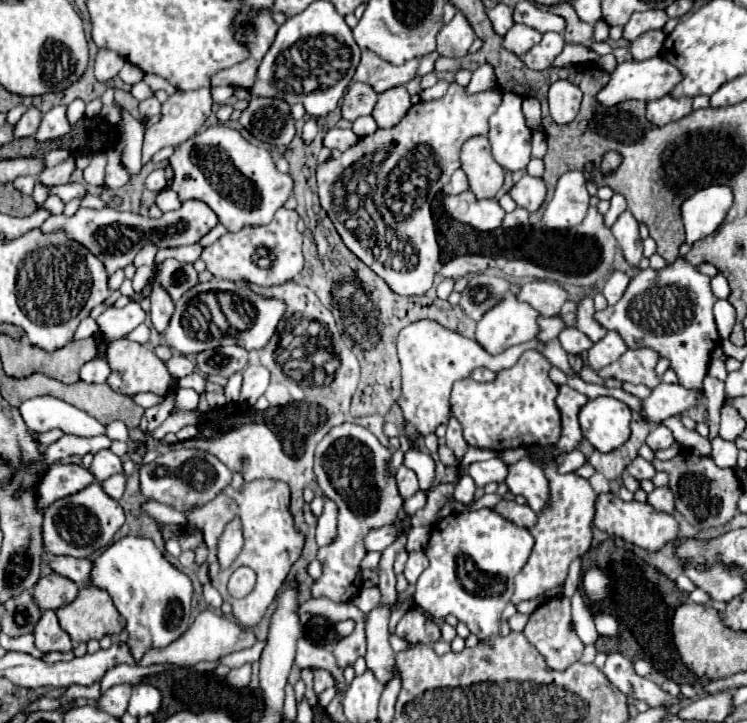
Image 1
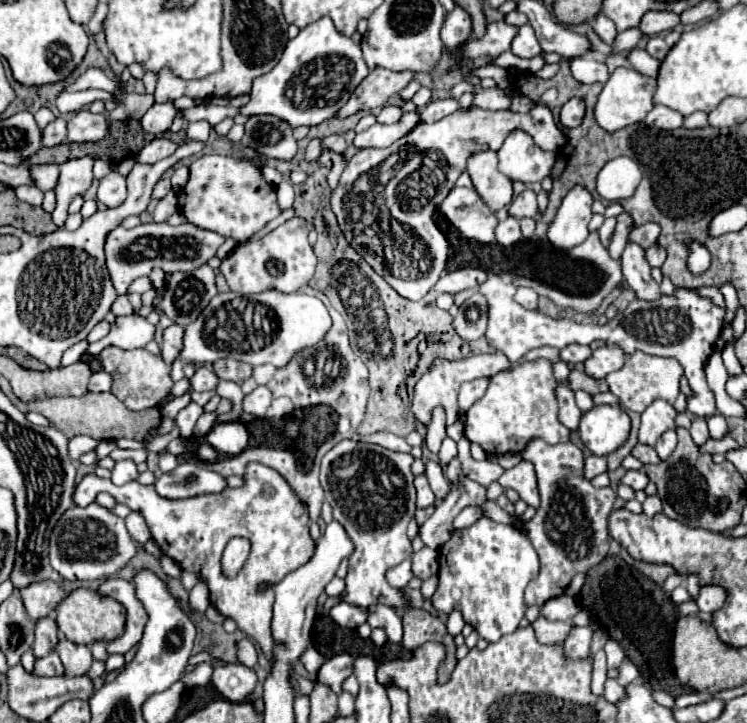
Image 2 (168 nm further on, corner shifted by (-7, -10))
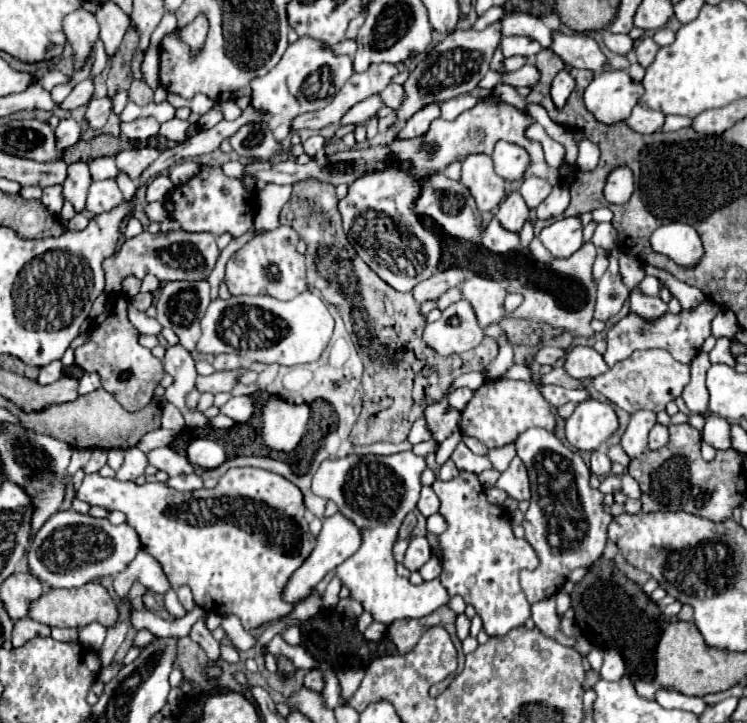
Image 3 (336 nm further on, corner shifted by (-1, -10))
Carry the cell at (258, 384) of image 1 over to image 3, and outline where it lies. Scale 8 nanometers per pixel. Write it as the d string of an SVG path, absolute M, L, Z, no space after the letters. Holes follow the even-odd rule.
M237 396L237 398L231 398L225 406L219 408L221 414L233 418L235 422L247 422L251 416L253 416L253 400L251 396Z

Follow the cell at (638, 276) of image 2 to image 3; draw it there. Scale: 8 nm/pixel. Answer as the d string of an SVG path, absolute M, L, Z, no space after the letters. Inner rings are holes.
M635 286L629 294L629 304L631 310L647 320L655 320L659 316L663 316L667 312L667 304L659 298L659 296L647 296L639 290L639 286Z

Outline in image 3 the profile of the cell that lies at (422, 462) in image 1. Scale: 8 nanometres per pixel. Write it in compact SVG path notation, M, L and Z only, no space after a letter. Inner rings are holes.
M461 472L449 482L437 478L433 490L441 502L439 512L449 524L439 536L443 562L443 572L439 576L441 584L449 596L459 594L465 604L475 608L477 616L483 620L483 630L489 636L505 636L511 628L523 626L531 616L531 604L519 586L519 572L537 568L539 560L535 550L527 540L513 536L507 510L487 502L475 474Z

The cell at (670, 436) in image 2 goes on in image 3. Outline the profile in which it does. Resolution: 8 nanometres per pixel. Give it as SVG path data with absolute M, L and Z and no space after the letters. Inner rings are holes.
M655 424L653 430L649 432L649 450L659 450L661 446L667 446L667 442L669 442L667 426Z

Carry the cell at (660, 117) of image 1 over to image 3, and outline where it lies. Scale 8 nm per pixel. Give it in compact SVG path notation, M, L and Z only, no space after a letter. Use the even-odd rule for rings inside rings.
M637 104L637 106L633 108L633 114L631 114L631 118L627 120L627 124L629 124L635 132L639 132L639 134L653 134L653 132L661 130L663 120L665 120L665 116L663 116L661 112L649 110L649 108L643 108L643 106Z

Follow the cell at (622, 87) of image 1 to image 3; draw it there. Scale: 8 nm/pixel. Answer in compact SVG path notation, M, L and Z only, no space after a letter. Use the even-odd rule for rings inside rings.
M605 70L601 76L597 74L593 78L593 82L587 86L585 90L585 106L587 110L603 124L617 124L617 122L625 122L633 110L633 106L639 102L641 94L645 92L645 88L641 86L641 82L631 80L631 76L627 74L627 70Z

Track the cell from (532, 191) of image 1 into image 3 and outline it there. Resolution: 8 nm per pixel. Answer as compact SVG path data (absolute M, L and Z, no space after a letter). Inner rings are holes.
M511 192L499 206L495 218L511 232L519 232L523 222L529 218L529 208L519 192Z

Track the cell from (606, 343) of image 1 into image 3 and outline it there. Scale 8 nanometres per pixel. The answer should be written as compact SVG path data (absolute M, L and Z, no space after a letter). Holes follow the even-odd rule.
M575 346L565 356L565 370L567 370L569 376L583 380L583 378L597 378L599 374L607 372L609 366L595 348Z

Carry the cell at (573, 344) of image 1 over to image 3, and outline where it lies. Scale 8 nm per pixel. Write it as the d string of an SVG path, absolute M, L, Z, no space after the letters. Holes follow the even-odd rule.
M545 346L545 348L541 348L539 352L537 352L537 356L535 356L535 360L539 362L539 364L555 364L559 358L563 358L565 356L565 350L561 350L561 348L553 348L553 346Z

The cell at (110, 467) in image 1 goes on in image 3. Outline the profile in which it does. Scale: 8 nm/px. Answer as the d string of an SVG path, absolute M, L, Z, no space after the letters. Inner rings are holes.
M129 448L129 450L125 450L125 460L123 460L121 468L117 470L115 480L123 480L123 482L125 480L135 480L137 476L143 474L145 466L147 466L145 454L139 448Z

